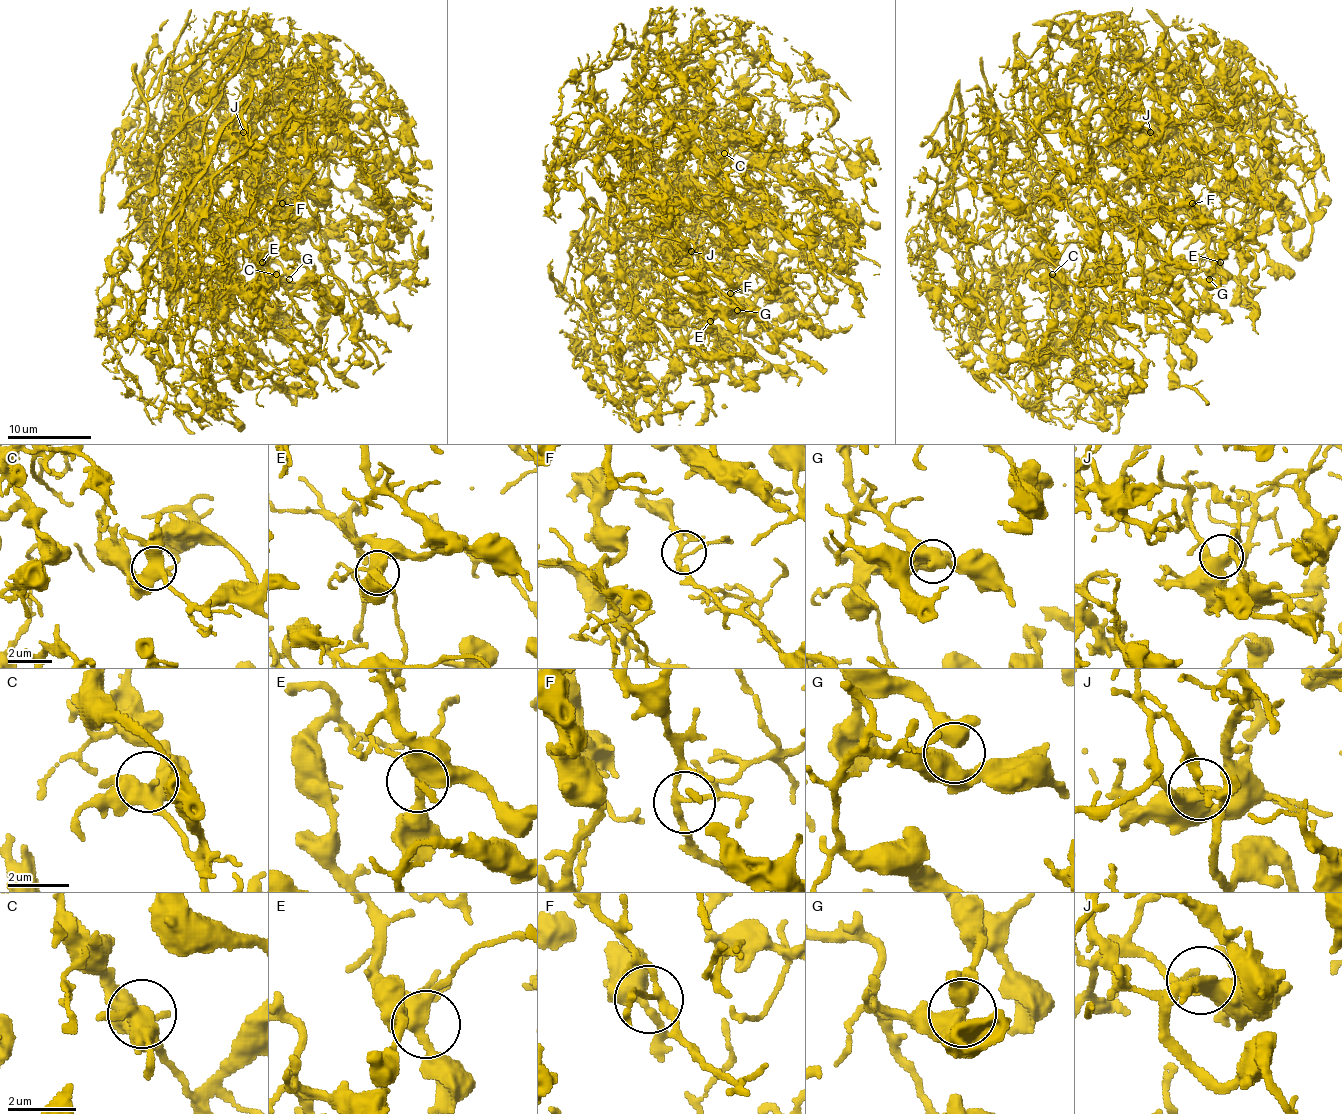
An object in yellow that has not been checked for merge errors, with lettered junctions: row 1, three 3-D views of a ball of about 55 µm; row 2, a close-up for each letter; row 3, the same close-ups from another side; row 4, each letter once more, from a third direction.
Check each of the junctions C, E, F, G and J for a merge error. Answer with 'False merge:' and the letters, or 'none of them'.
False merge: none of them

